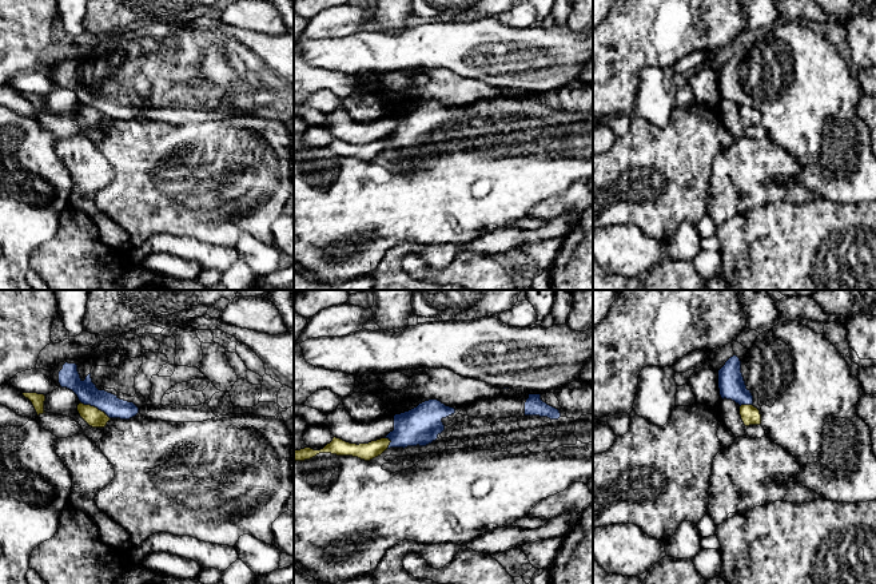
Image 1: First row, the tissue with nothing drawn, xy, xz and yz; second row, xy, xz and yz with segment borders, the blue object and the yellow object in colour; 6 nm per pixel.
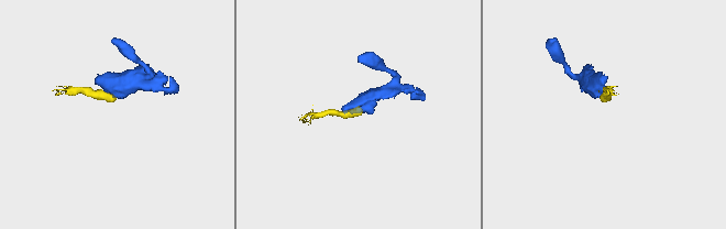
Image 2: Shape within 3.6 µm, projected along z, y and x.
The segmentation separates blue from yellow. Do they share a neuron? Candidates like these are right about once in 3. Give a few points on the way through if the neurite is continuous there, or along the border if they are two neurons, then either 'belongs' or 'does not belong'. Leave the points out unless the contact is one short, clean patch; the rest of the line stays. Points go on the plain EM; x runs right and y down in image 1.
border along xy (80, 102), (96, 107), (110, 119); does not belong

